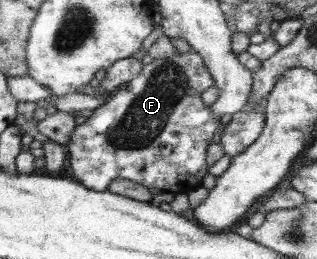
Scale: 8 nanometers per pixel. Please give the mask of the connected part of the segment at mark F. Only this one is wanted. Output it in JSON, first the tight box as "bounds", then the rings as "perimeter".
{"bounds":[65,48,221,194],"perimeter":[[[193,48],[189,49],[189,52],[178,51],[167,60],[155,60],[151,64],[145,64],[136,78],[123,83],[115,92],[107,95],[107,101],[95,109],[93,114],[83,124],[77,125],[75,131],[70,135],[71,139],[65,146],[69,148],[69,168],[71,168],[73,178],[83,186],[89,188],[89,190],[96,190],[97,192],[107,191],[109,184],[117,178],[125,178],[148,189],[160,188],[162,191],[174,192],[175,194],[189,193],[191,190],[197,190],[197,188],[202,186],[203,177],[208,173],[209,166],[206,162],[207,148],[218,139],[216,131],[218,131],[219,124],[221,123],[221,120],[215,116],[215,112],[210,109],[210,106],[201,100],[203,91],[214,84],[215,81],[213,81],[211,74],[208,72],[203,58]]]}

